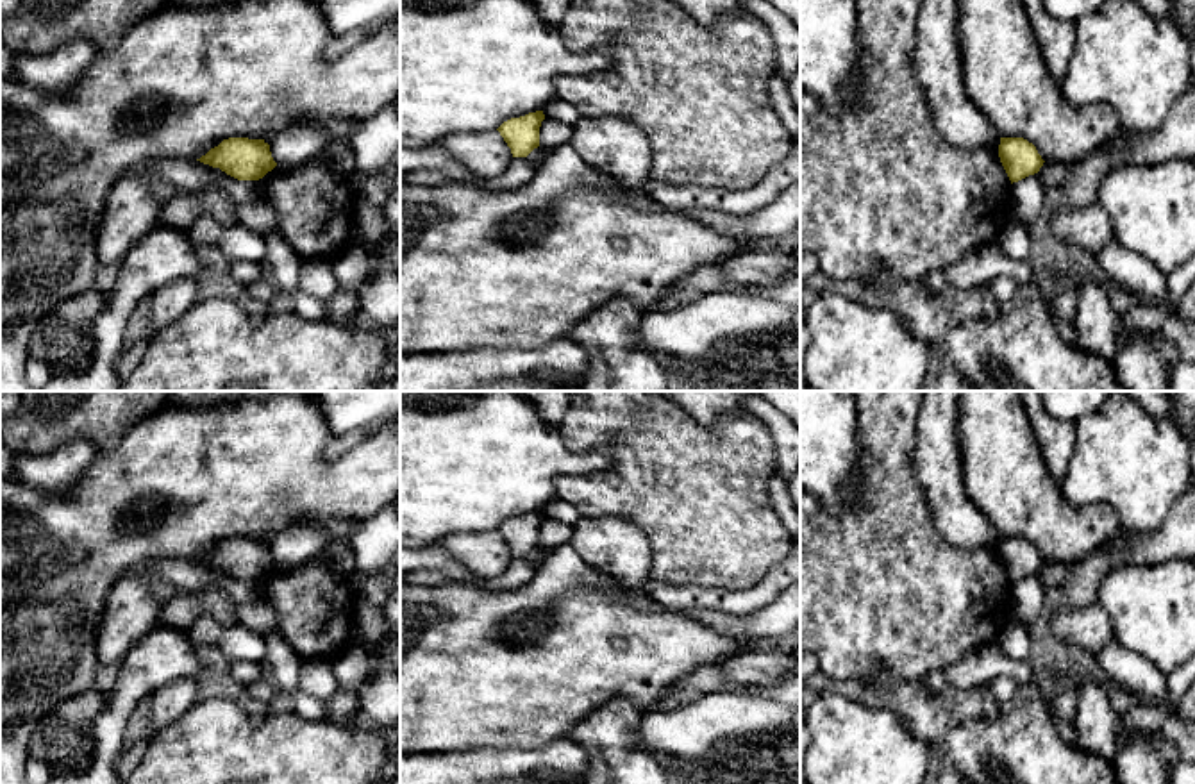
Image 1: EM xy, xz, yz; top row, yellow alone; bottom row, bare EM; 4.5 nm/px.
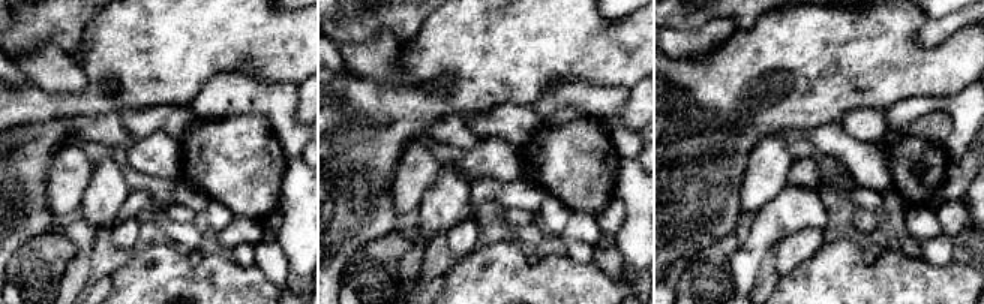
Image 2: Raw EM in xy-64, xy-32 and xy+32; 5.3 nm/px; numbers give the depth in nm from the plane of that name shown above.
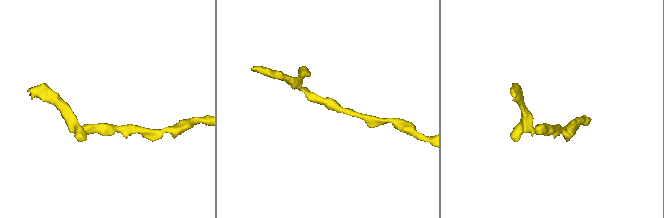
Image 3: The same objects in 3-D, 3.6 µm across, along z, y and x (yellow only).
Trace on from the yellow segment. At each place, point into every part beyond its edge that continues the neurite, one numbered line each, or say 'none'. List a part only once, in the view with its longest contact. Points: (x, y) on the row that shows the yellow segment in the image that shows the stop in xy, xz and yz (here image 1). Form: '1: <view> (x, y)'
none

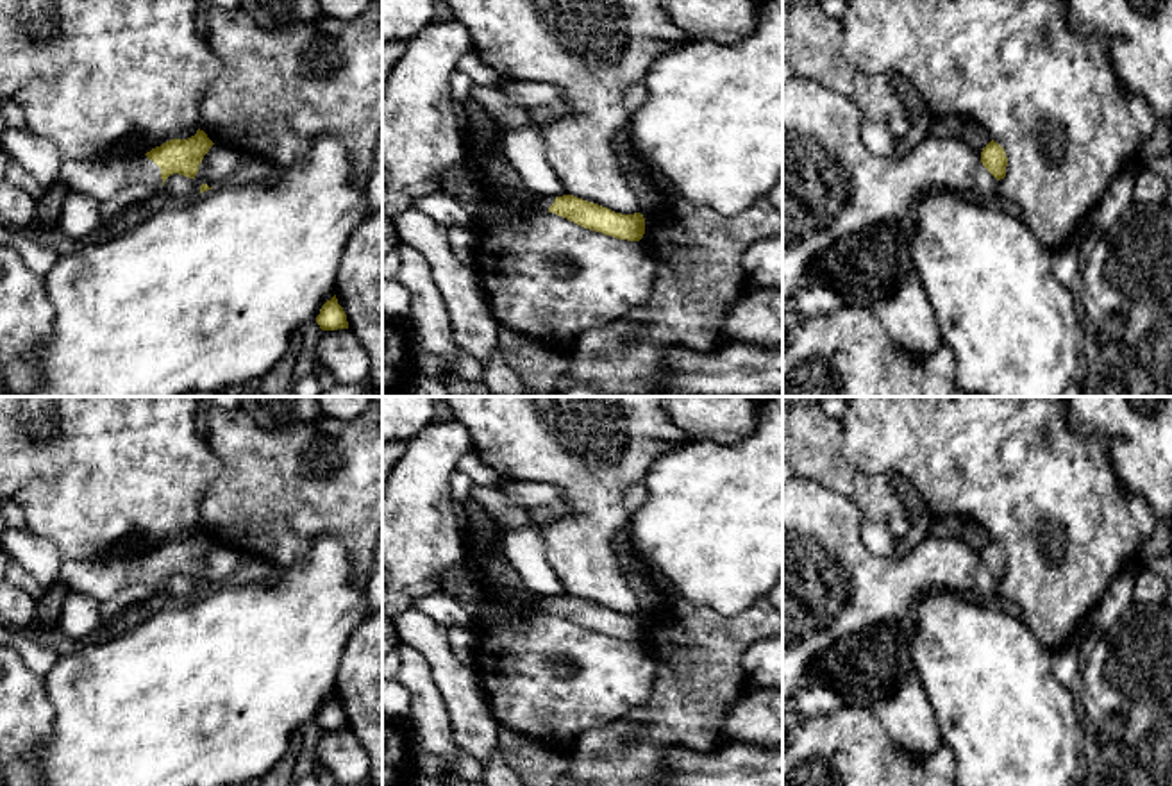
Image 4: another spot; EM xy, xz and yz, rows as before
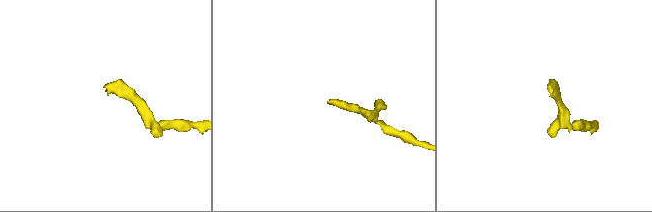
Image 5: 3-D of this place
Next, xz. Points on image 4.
1: xz (499, 204)

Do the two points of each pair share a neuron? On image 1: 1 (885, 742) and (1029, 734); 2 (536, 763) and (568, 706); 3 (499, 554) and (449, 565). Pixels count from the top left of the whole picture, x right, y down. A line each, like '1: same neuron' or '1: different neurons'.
1: different neurons
2: different neurons
3: different neurons

